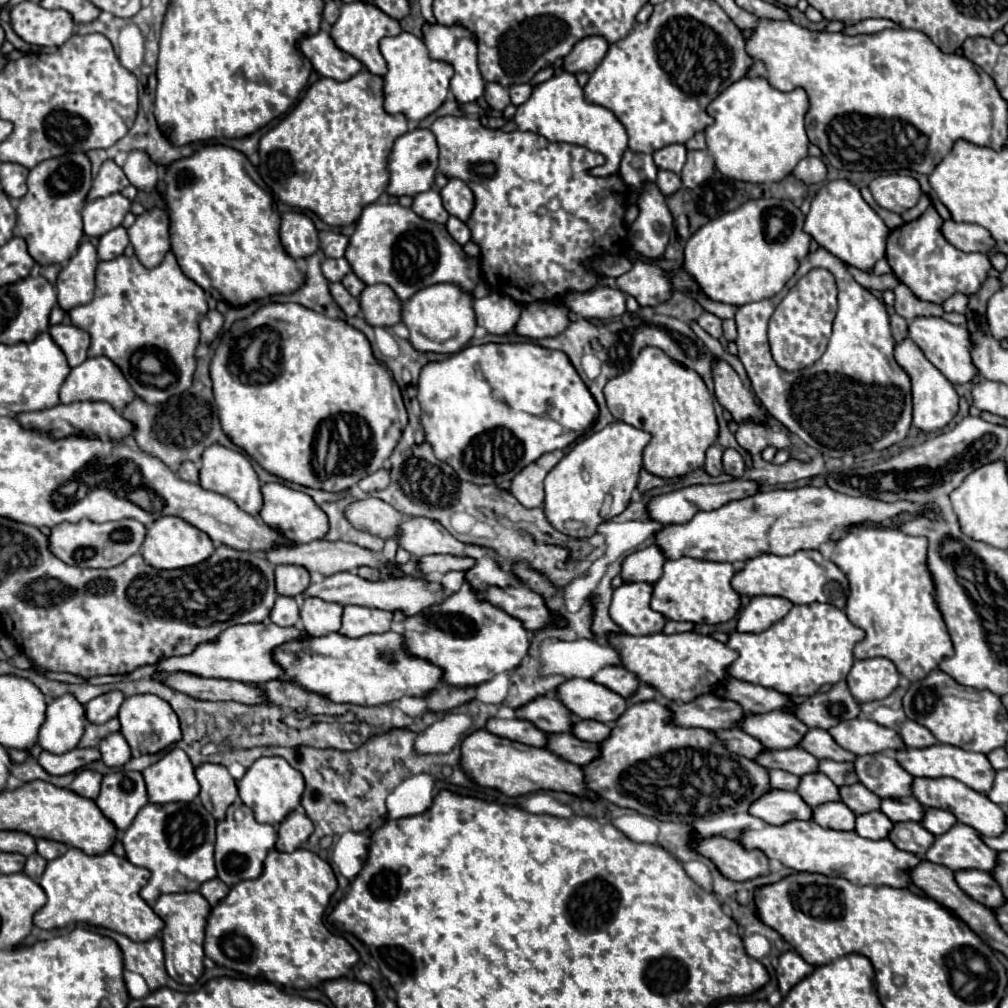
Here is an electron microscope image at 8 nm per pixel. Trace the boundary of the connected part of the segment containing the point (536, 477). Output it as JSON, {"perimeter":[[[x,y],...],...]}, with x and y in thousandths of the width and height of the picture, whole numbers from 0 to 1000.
{"perimeter":[[[540,450],[518,468],[514,468],[508,476],[506,488],[514,494],[514,498],[522,504],[534,504],[540,498],[540,474],[554,460],[552,450]]]}

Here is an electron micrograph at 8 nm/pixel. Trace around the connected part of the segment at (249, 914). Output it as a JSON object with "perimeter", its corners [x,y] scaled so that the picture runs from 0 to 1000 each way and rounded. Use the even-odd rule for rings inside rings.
{"perimeter":[[[296,841],[288,847],[268,843],[262,853],[260,867],[254,873],[240,873],[230,879],[226,889],[210,901],[204,915],[204,948],[214,956],[248,970],[262,970],[270,976],[298,982],[315,978],[323,972],[339,970],[355,954],[355,944],[339,929],[327,927],[319,915],[321,903],[333,881],[335,877],[327,857],[321,855],[315,847],[302,841]]]}

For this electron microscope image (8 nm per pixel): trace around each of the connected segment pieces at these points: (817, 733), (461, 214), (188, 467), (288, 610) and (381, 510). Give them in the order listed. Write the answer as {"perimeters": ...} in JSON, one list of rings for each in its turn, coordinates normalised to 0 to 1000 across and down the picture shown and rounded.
{"perimeters":[[[[806,722],[804,728],[800,728],[800,732],[794,736],[794,740],[813,754],[817,754],[817,752],[829,754],[829,756],[847,756],[849,754],[849,750],[845,746],[841,746],[829,738],[829,734],[821,728],[821,724]]],[[[446,177],[444,183],[437,188],[437,194],[438,194],[438,202],[444,212],[448,212],[460,220],[464,218],[464,214],[470,206],[470,192],[458,179]]],[[[183,458],[183,460],[179,462],[177,470],[179,470],[179,474],[185,476],[185,478],[196,478],[196,464],[194,464],[194,460],[190,460],[190,458]]],[[[276,591],[268,607],[268,615],[276,621],[292,621],[296,617],[296,597],[294,593]]],[[[365,494],[351,498],[343,504],[343,514],[353,526],[367,528],[379,536],[385,534],[395,534],[397,520],[401,518],[401,510],[389,504],[387,500],[375,496],[375,494]]]]}

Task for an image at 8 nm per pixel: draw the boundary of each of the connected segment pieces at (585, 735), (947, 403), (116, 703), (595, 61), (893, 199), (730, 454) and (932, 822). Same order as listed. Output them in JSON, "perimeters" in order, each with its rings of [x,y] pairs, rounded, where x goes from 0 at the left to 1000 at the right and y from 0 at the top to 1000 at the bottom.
{"perimeters":[[[[571,714],[569,716],[569,730],[581,736],[591,736],[597,738],[601,732],[605,732],[607,720],[605,718],[597,718],[597,716],[589,716],[589,714]]],[[[903,335],[889,339],[887,355],[891,363],[903,373],[903,379],[905,379],[905,399],[907,399],[907,419],[905,421],[913,425],[915,429],[927,429],[927,427],[937,425],[950,409],[950,391],[946,383],[933,371],[931,365],[927,365],[919,357],[915,347]]],[[[111,685],[107,688],[101,688],[85,698],[85,712],[91,718],[103,718],[117,708],[117,702],[121,696],[123,696],[123,688],[119,685]]],[[[593,34],[591,36],[581,36],[560,58],[560,67],[567,73],[573,73],[573,71],[587,73],[593,67],[593,63],[597,62],[597,58],[601,56],[603,46],[605,44],[599,36],[593,36]]],[[[889,171],[867,177],[861,187],[873,206],[889,212],[897,212],[899,208],[907,206],[915,194],[913,183],[907,177]]],[[[726,444],[718,446],[716,458],[718,458],[718,468],[720,468],[720,470],[724,470],[724,472],[728,472],[728,474],[736,474],[740,462],[738,462],[738,454],[736,454],[730,446],[726,446]]],[[[919,802],[919,812],[915,813],[915,819],[919,823],[923,823],[925,827],[933,829],[938,823],[942,823],[948,817],[946,808],[938,806],[938,804],[931,804],[931,802]]]]}

